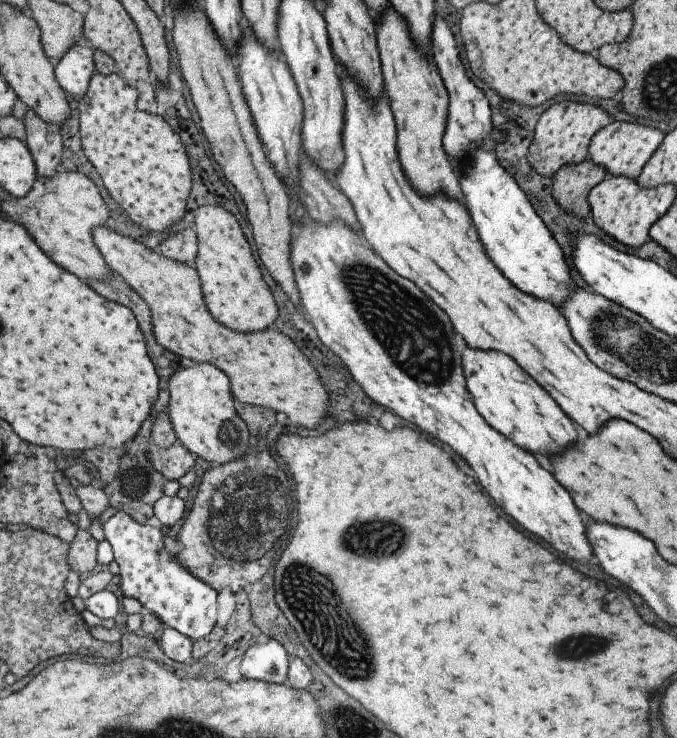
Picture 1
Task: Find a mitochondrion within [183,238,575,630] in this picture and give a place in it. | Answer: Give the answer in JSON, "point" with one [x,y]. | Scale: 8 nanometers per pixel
{"point":[423,352]}

